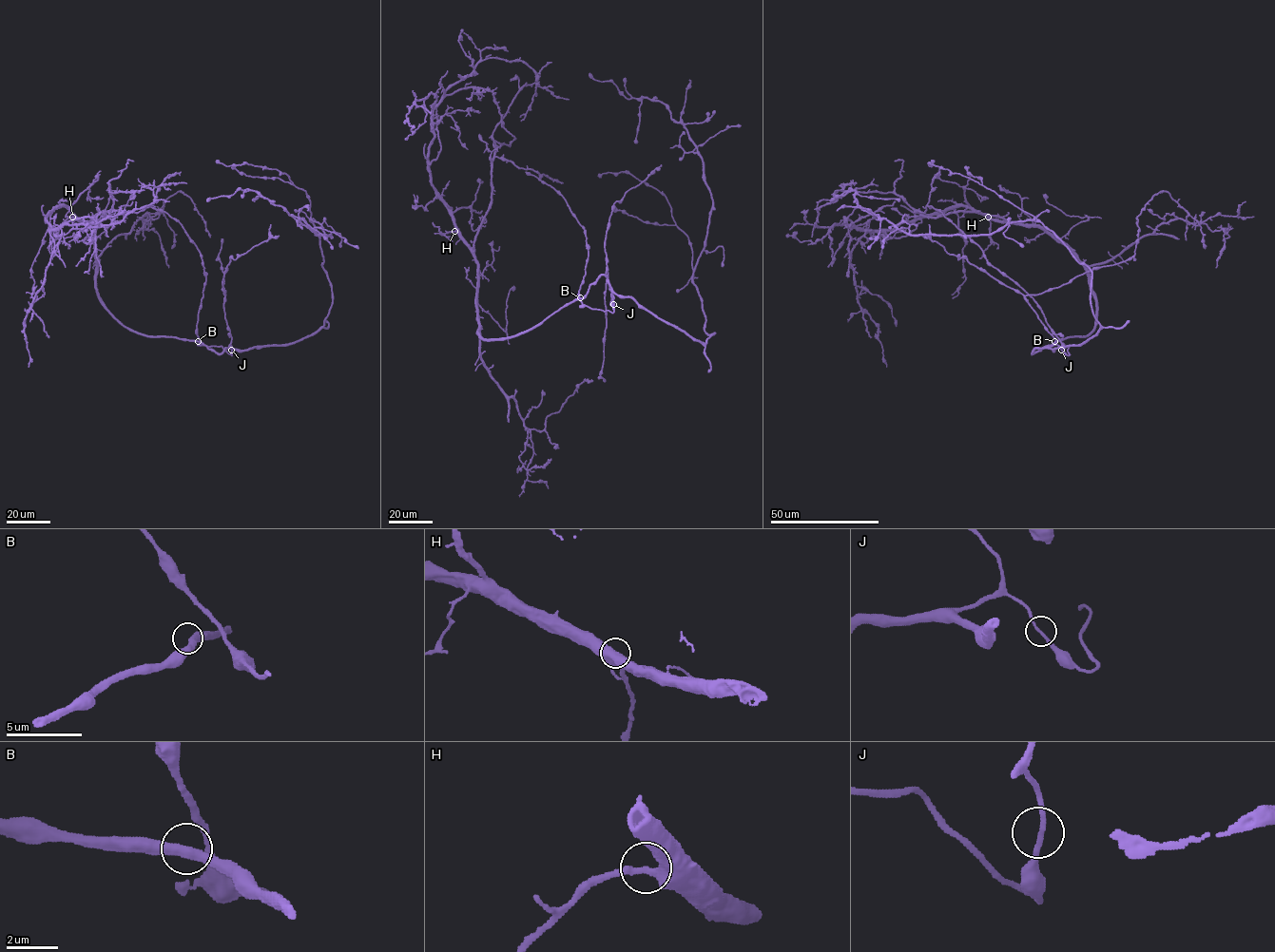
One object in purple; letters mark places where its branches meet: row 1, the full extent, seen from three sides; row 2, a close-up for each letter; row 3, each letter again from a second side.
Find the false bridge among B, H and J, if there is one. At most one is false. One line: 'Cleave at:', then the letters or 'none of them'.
Cleave at: none of them

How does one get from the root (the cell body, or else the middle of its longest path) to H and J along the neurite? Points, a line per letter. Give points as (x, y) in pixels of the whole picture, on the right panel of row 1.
H: (1055, 341), (1086, 336), (1094, 327), (1096, 300), (1086, 267), (1062, 242), (1036, 226), (998, 222), (988, 217)
J: (1055, 341), (1032, 353), (1035, 349), (1055, 344), (1061, 350)

